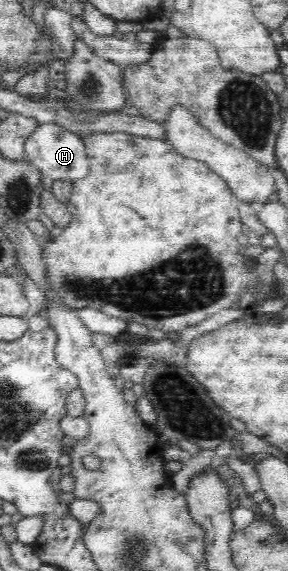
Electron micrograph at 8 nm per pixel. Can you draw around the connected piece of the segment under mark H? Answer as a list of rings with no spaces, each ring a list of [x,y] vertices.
[[[55,122],[38,125],[27,138],[24,151],[32,165],[53,180],[77,181],[89,174],[90,162],[84,139]]]

